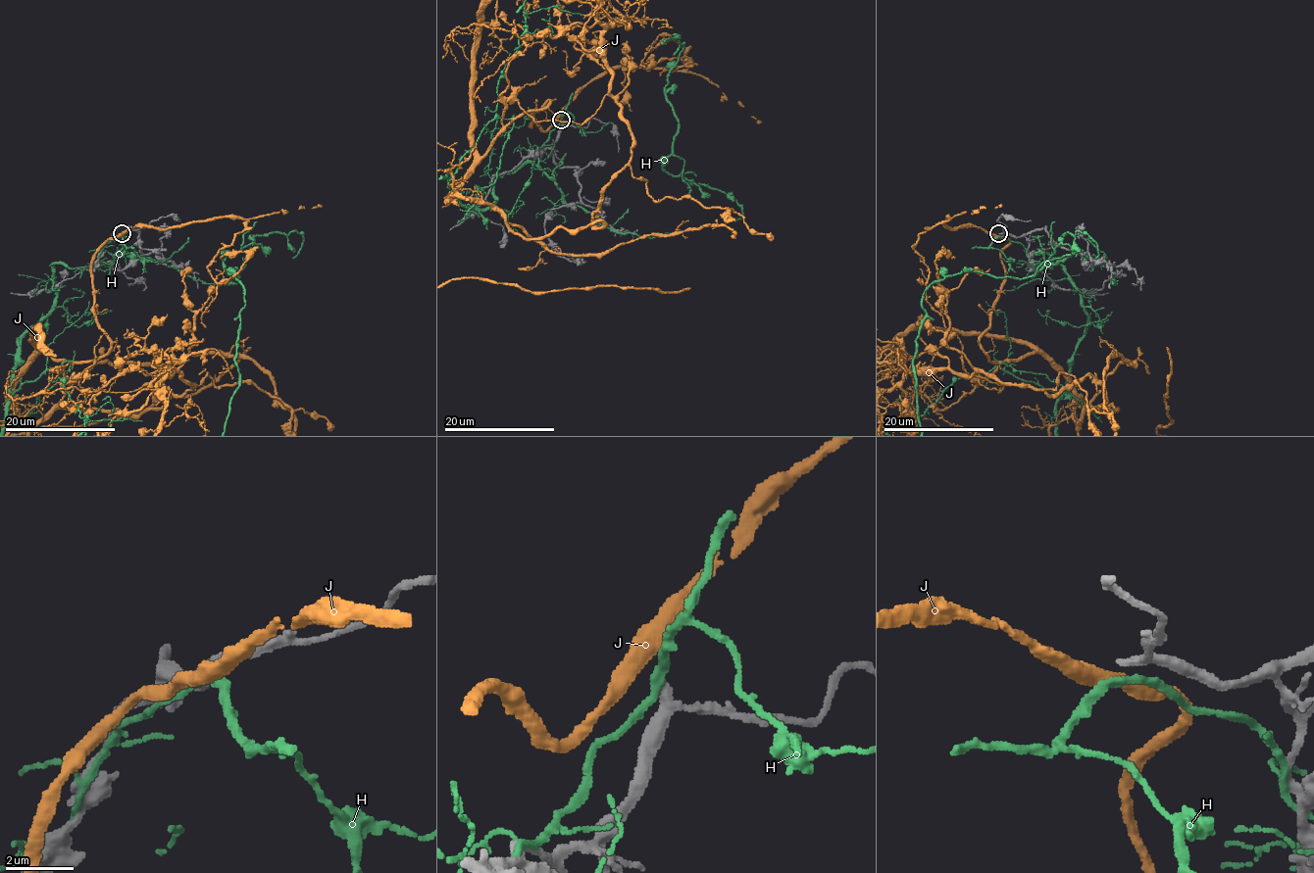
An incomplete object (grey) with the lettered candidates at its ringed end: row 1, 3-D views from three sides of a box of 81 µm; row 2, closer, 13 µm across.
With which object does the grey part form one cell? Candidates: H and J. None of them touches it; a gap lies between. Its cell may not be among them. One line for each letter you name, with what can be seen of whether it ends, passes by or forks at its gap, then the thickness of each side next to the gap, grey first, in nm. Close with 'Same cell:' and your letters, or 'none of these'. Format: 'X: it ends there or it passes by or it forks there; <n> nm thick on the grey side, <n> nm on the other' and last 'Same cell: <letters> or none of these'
Same cell: none of these

